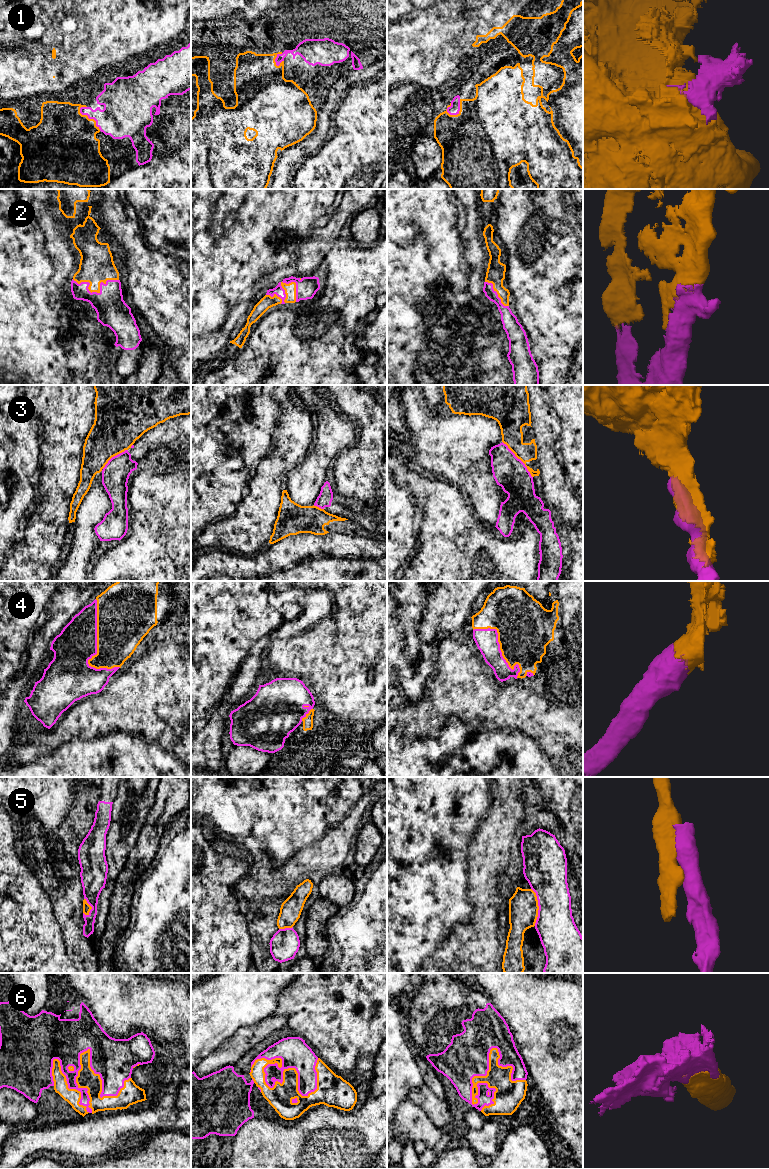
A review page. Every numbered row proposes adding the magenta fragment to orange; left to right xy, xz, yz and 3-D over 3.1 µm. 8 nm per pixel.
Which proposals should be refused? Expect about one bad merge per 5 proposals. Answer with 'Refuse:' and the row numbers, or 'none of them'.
Refuse: 1, 3, 5

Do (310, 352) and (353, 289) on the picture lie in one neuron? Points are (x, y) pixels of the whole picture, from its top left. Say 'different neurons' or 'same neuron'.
same neuron

